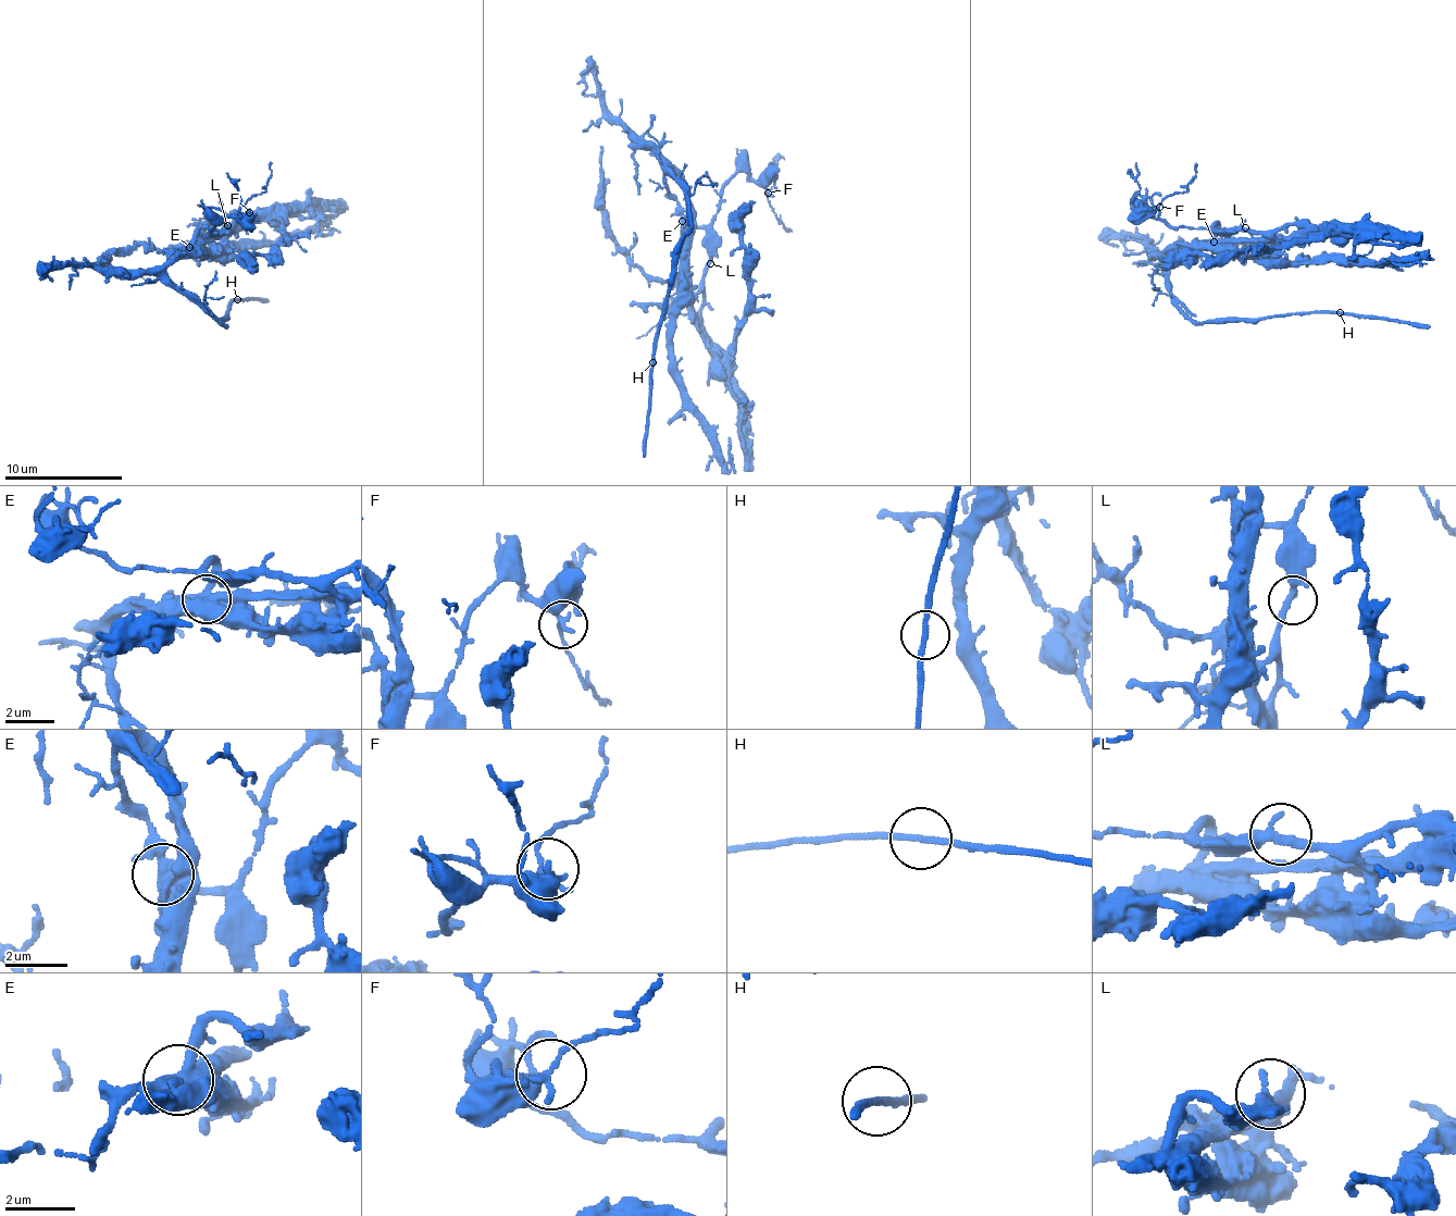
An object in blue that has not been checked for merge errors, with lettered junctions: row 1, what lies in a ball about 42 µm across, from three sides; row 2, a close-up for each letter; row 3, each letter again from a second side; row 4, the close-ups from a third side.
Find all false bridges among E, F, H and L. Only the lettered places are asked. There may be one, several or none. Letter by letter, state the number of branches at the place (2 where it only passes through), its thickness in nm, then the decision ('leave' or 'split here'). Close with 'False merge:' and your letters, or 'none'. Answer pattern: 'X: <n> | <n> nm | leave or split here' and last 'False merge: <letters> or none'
E: 4 | 480 nm | split here
F: 2 | 280 nm | leave
H: 2 | 190 nm | leave
L: 2 | 320 nm | leave
False merge: E

